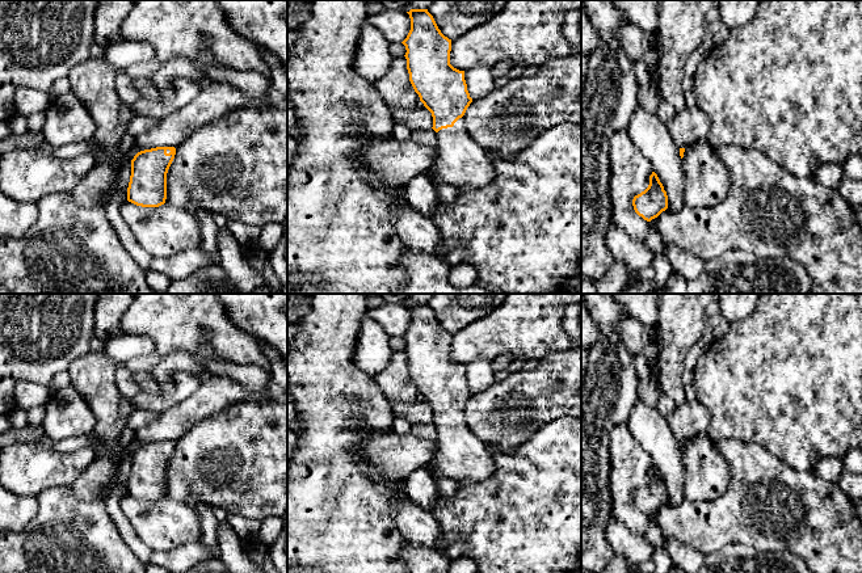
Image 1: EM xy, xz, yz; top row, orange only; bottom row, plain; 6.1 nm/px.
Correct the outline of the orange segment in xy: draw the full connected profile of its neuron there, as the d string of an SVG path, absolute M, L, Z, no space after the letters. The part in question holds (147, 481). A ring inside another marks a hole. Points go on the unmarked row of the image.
M156 441L138 446L131 454L127 493L119 502L136 535L152 552L168 552L182 544L195 543L201 535L197 511L186 502L165 497L167 467L174 448L174 441Z

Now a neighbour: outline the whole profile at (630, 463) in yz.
M627 422L615 425L609 435L611 514L628 530L644 535L649 515L635 506L632 493L648 481L652 459L631 435Z

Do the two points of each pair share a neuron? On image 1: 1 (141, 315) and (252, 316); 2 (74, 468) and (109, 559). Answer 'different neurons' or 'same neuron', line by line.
1: different neurons
2: different neurons

